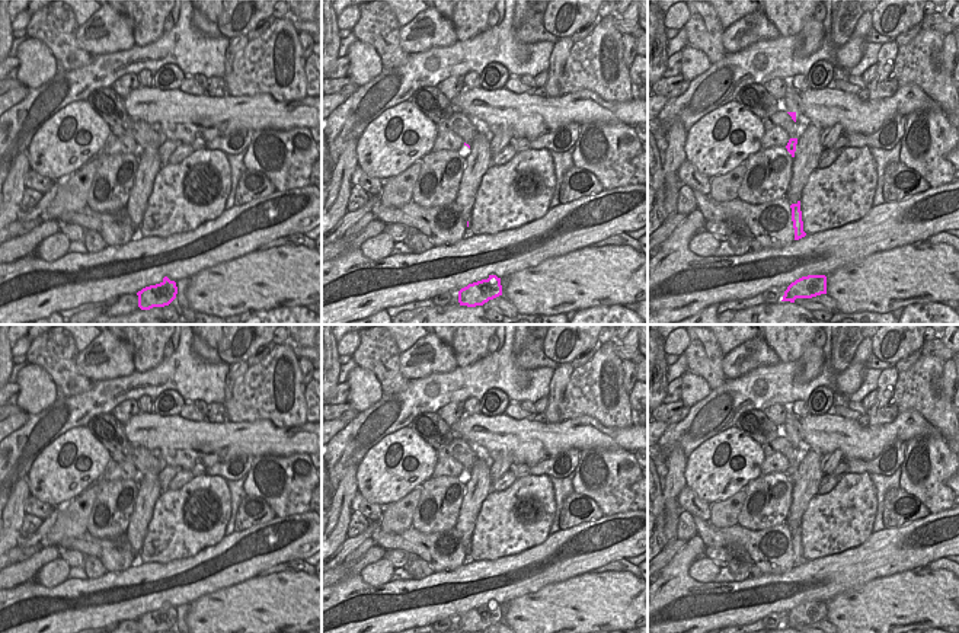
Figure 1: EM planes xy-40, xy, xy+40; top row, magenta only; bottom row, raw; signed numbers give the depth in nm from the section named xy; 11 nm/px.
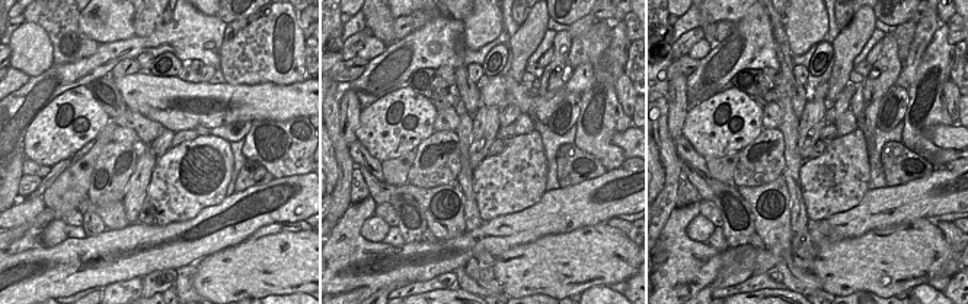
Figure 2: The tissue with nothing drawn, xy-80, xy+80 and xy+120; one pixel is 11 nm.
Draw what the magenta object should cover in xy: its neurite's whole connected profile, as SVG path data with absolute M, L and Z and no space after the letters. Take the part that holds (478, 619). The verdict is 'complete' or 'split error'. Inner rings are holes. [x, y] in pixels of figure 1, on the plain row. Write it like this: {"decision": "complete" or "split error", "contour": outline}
{"decision": "complete", "contour": "M489 601L488 605L482 605L458 617L460 632L476 633L483 632L489 626L502 621L501 604Z"}

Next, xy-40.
{"decision": "complete", "contour": "M167 602L160 610L150 611L137 618L138 633L164 633L169 632L178 620L175 607Z"}

